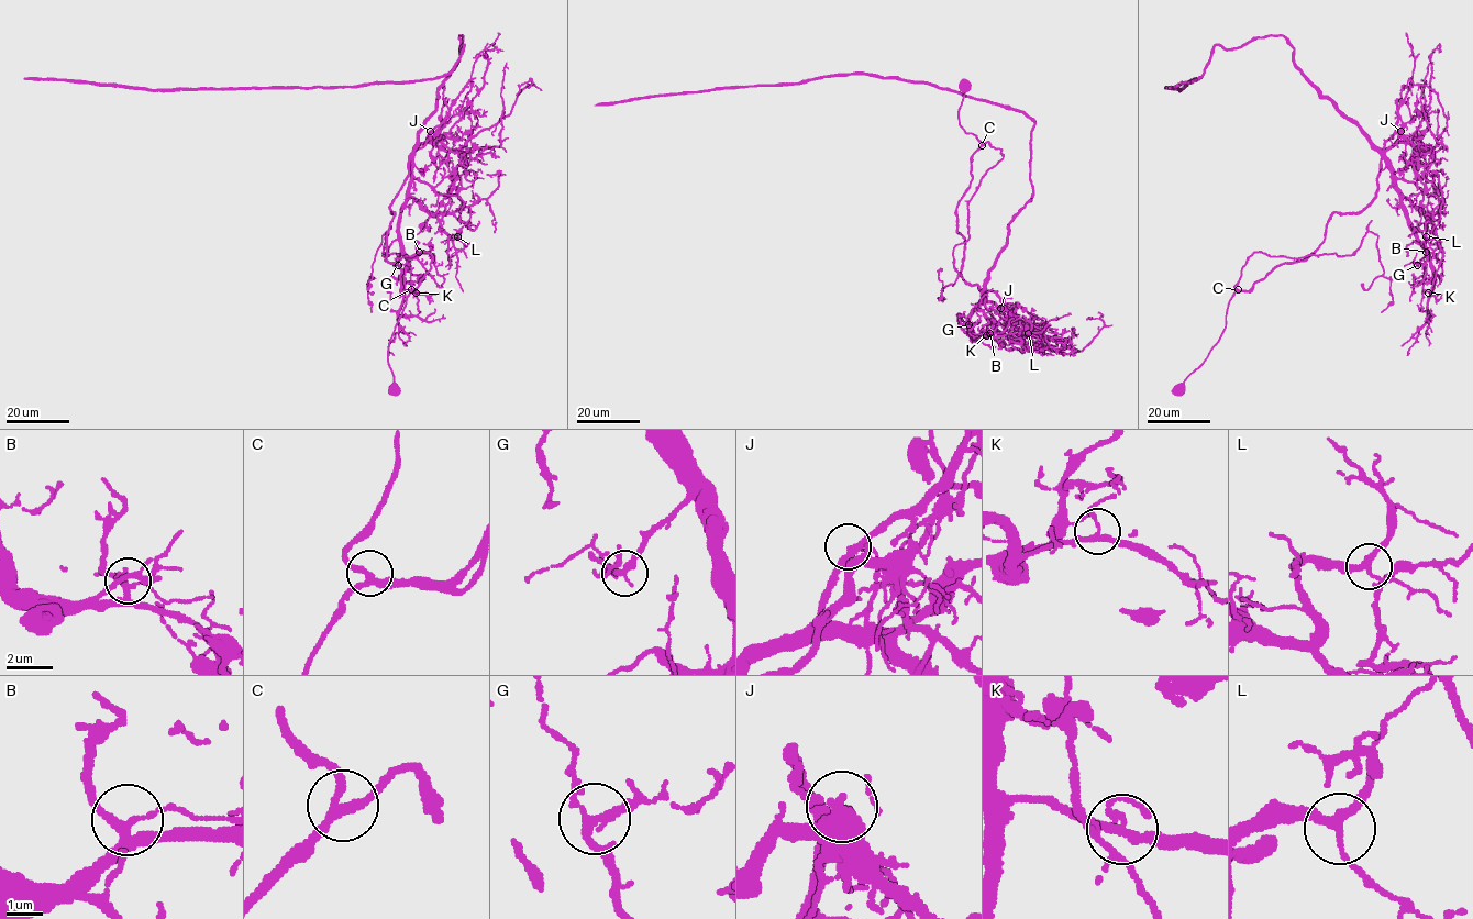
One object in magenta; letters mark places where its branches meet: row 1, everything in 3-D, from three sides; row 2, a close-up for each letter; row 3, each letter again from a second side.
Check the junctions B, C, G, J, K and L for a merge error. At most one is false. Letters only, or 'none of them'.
J

